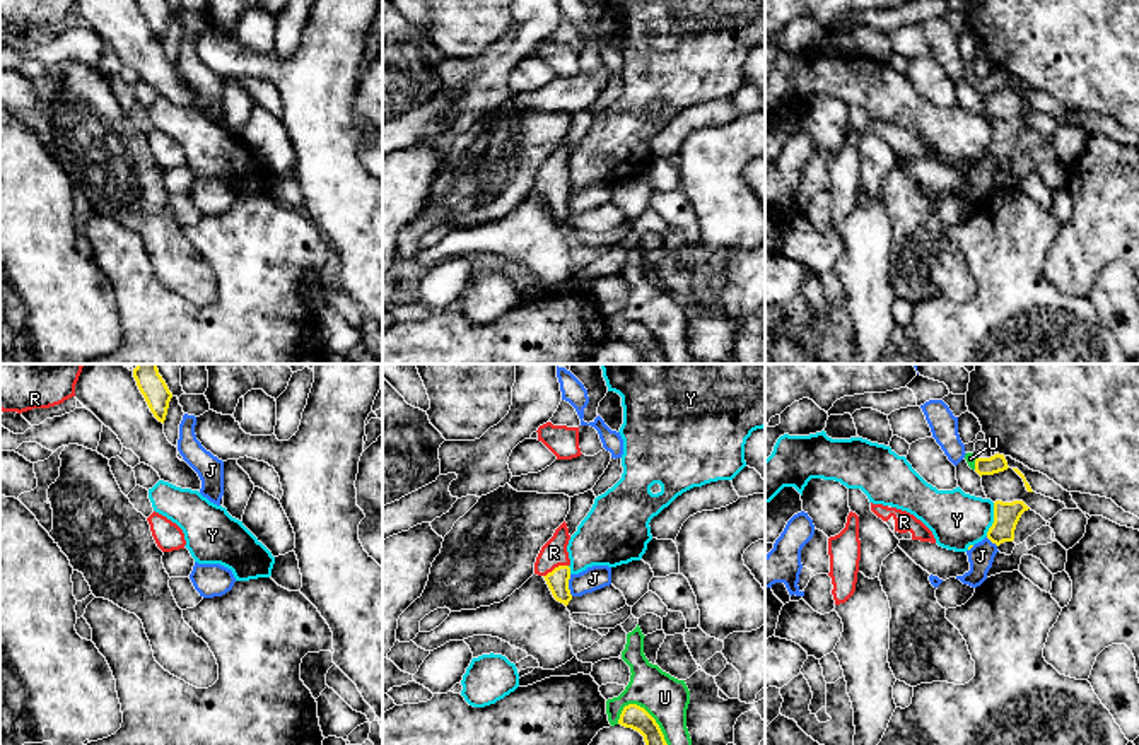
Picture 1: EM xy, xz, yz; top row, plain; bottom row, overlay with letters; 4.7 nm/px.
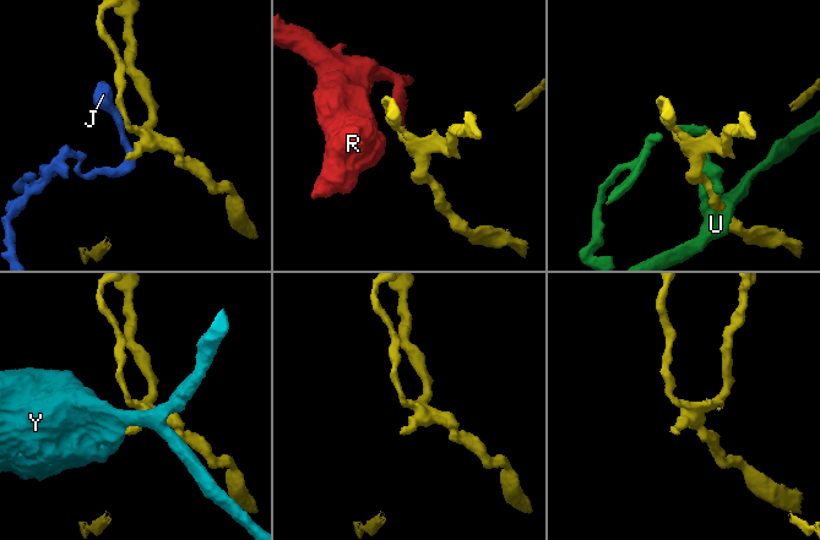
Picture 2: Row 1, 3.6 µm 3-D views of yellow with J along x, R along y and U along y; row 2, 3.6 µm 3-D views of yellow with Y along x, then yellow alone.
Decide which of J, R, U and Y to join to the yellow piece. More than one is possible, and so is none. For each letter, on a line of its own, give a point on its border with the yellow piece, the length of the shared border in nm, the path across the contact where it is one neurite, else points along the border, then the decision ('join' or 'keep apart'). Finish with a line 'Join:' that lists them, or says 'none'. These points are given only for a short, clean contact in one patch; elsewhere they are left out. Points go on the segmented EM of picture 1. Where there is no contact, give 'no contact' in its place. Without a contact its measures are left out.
J: meets yellow in xz at (567, 585); contact 110 nm long; border along xz (569, 574), (569, 592), (572, 595); keep apart
R: meets yellow in xz at (555, 568); contact 130 nm long; keep apart
U: meets yellow in xz at (651, 716); contact 280 nm long; keep apart
Y: meets yellow in yz at (994, 520); contact 170 nm long; keep apart
Join: none

